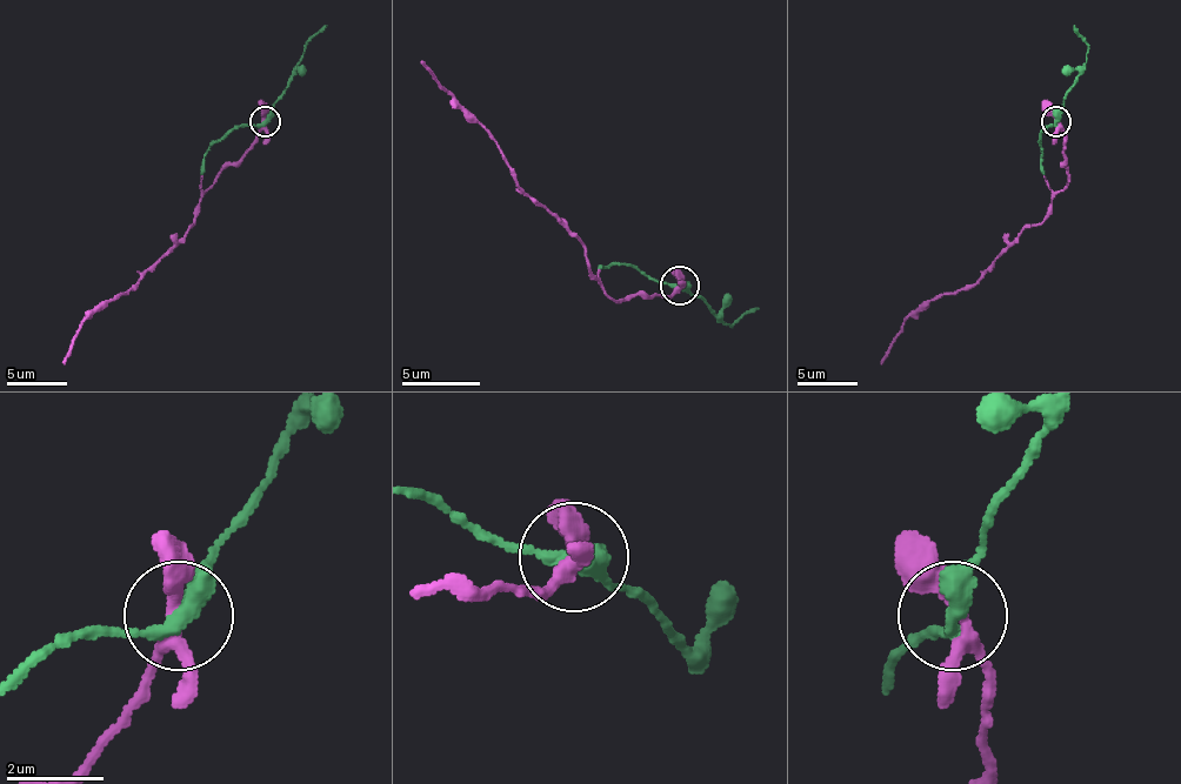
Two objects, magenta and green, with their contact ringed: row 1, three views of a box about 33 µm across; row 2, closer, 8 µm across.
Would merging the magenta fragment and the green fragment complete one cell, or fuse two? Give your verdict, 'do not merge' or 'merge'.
merge

